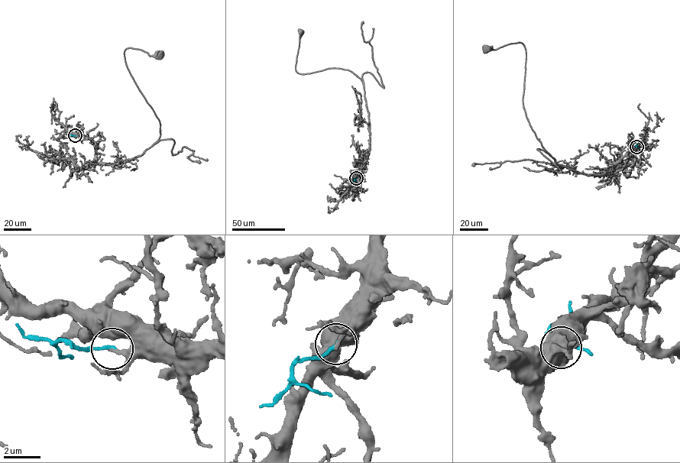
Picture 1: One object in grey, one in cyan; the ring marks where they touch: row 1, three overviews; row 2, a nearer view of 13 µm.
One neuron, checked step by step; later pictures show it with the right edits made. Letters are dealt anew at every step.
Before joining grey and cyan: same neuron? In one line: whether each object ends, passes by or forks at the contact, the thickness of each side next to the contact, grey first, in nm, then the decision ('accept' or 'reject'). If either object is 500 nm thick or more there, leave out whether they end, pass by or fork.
grey ends | cyan ends | 240/170 nm | accept

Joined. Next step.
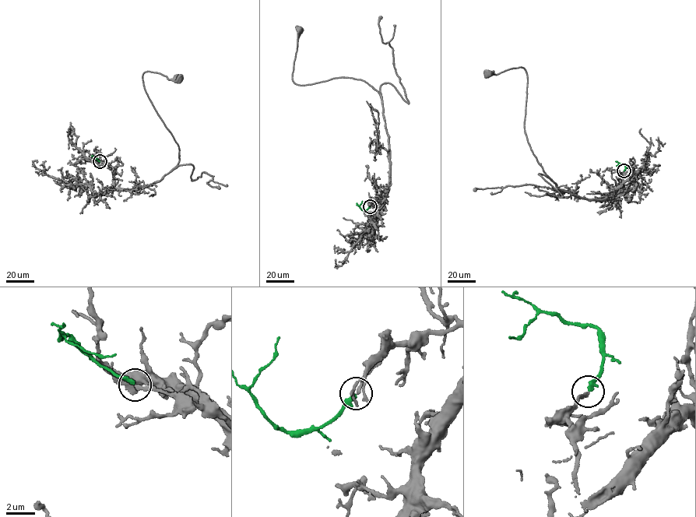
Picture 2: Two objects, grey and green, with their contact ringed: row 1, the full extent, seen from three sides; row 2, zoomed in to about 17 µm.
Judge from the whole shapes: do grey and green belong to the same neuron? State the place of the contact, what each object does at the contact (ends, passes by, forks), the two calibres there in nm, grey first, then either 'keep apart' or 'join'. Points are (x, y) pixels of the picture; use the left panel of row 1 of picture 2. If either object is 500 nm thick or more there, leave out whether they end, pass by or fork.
place (100, 161); grey ends; green ends; calibres 200 and 280 nm; join

